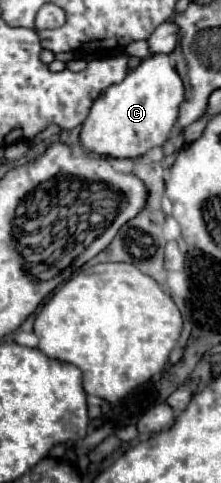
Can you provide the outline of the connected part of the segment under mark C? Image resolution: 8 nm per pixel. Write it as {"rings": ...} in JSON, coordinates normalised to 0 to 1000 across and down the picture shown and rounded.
{"rings":[[[756,112],[665,116],[575,161],[493,178],[421,211],[403,240],[376,253],[357,290],[376,311],[502,327],[629,327],[674,306],[738,302],[774,265],[801,253],[801,232],[828,211],[828,170],[774,137]]]}

